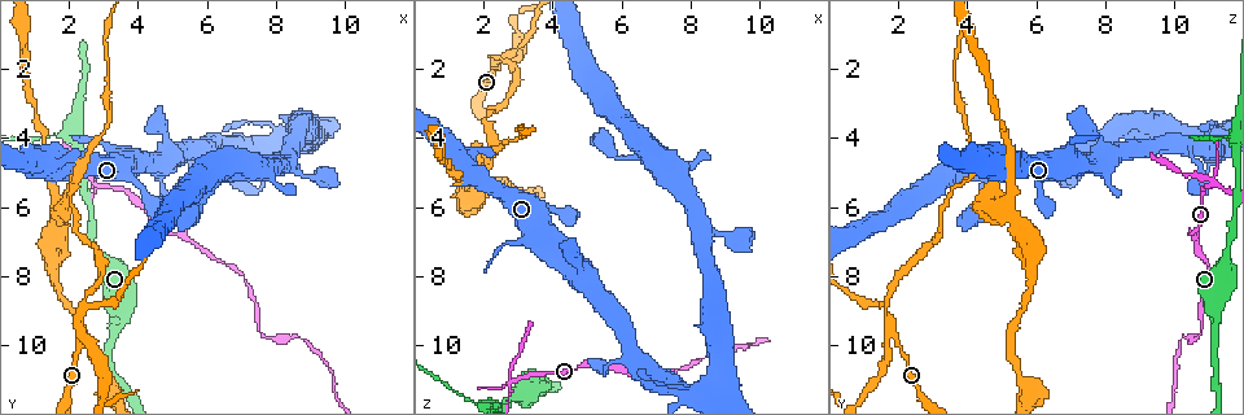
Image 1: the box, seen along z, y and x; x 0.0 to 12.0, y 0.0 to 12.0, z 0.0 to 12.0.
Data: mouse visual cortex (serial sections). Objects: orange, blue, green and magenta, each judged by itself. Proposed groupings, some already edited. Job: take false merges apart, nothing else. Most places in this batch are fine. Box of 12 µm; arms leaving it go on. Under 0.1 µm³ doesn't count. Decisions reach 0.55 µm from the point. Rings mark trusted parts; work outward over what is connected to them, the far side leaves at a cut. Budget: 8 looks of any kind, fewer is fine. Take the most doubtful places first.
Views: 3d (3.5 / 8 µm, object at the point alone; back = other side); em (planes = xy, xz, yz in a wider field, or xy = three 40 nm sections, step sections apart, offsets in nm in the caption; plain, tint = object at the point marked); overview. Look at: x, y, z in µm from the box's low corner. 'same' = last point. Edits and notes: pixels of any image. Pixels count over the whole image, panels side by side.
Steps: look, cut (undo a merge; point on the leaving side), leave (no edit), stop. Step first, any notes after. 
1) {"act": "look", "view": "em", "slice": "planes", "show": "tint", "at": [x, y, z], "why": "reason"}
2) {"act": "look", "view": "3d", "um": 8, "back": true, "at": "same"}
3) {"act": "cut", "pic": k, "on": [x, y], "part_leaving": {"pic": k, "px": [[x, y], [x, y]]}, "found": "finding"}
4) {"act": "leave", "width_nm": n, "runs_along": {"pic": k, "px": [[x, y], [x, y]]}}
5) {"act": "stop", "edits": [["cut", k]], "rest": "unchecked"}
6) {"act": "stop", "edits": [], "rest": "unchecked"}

{"act": "look", "view": "3d", "um": 3.5, "at": [2.8, 5.3, 11.1], "why": "abrupt turn"}

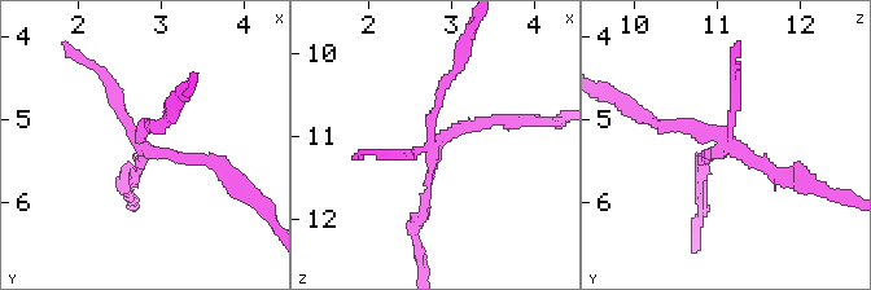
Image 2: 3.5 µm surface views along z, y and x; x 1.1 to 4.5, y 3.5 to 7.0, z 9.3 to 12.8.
{"act": "look", "view": "em", "slice": "xy", "step": 2, "show": "tint", "at": [2.80, 5.30, 11.05]}

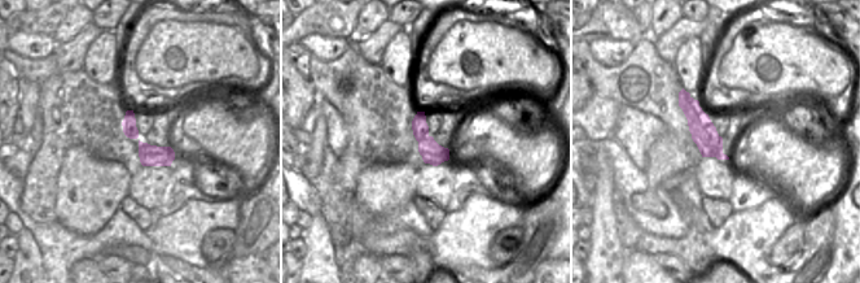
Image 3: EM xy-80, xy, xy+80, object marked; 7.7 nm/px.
{"act": "cut", "pic": 2, "on": [673, 127], "part_leaving": {"pic": 2, "px": [[722, 141], [620, 101]]}, "found": "a second cell is stuck on"}

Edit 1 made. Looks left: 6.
{"act": "look", "view": "3d", "um": 8, "back": true, "at": [2.3, 9.6, 1.9]}

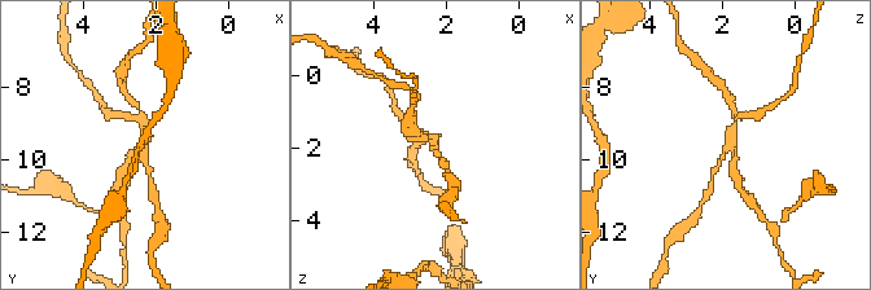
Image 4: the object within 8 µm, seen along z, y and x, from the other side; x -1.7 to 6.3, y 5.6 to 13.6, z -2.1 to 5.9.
{"act": "look", "view": "3d", "um": 3.5, "at": [2.3, 9.6, 1.8], "why": "zoom in"}

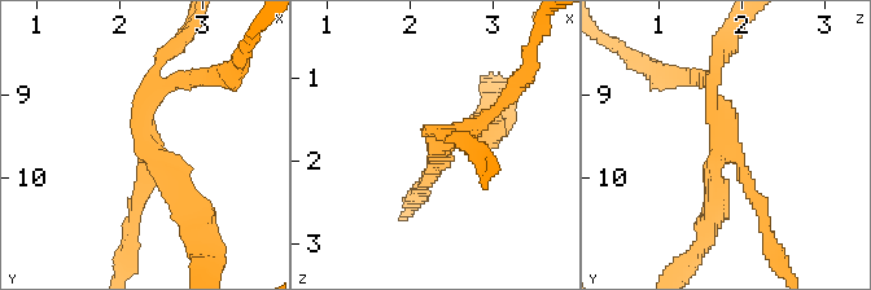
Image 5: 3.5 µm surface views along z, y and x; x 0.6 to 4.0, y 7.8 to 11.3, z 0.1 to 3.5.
{"act": "look", "view": "em", "slice": "xy", "step": 1, "show": "tint", "at": [2.35, 9.60, 1.80], "arms": 3, "arm_widths_nm": [150, 200, 250], "why": "now the EM"}

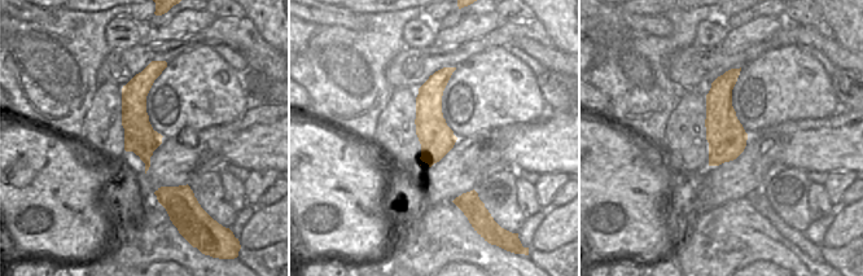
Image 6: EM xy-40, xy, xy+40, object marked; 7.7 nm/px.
{"act": "cut", "pic": 5, "on": [176, 192], "part_leaving": {"pic": 5, "px": [[143, 114], [154, 67], [187, 35]]}, "found": "a second cell is stuck on"}

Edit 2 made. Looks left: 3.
{"act": "look", "view": "3d", "um": 3.5, "at": [7.5, 9.7, 10.7], "why": "sharp bend"}

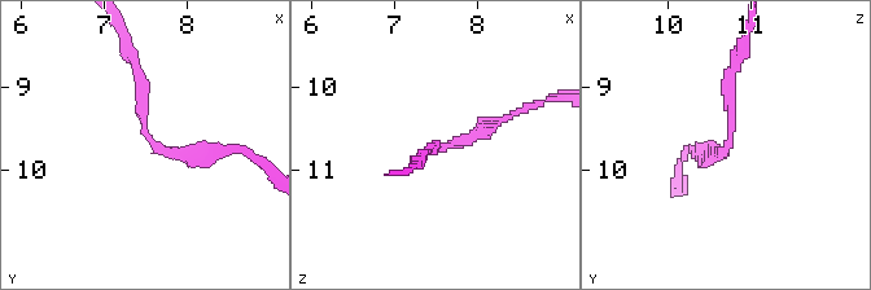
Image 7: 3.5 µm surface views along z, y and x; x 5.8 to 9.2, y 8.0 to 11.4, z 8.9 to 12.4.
{"act": "leave", "arm_widths_nm": [100, 150], "runs_along": {"pic": 7, "px": [[130, 58], [141, 130], [157, 146], [222, 146]]}, "found": "one cell here"}

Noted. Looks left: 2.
{"act": "stop", "edits": [["cut", 2], ["cut", 5]], "rest": "unchecked"}

